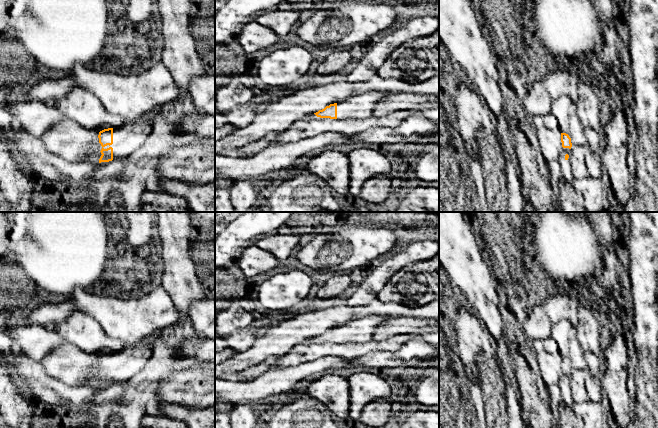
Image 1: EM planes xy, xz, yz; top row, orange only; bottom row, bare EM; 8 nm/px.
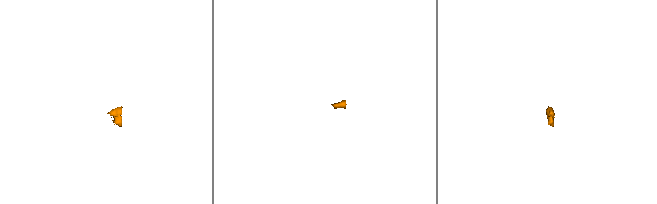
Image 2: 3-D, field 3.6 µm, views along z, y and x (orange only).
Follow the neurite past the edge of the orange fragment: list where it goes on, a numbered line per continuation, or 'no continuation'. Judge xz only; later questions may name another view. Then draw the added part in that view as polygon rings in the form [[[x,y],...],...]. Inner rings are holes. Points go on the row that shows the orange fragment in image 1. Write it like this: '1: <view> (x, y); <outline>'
1: xz (359, 107); [[[368,91],[365,94],[337,102],[337,119],[365,119],[371,116],[372,107],[389,92]]]

